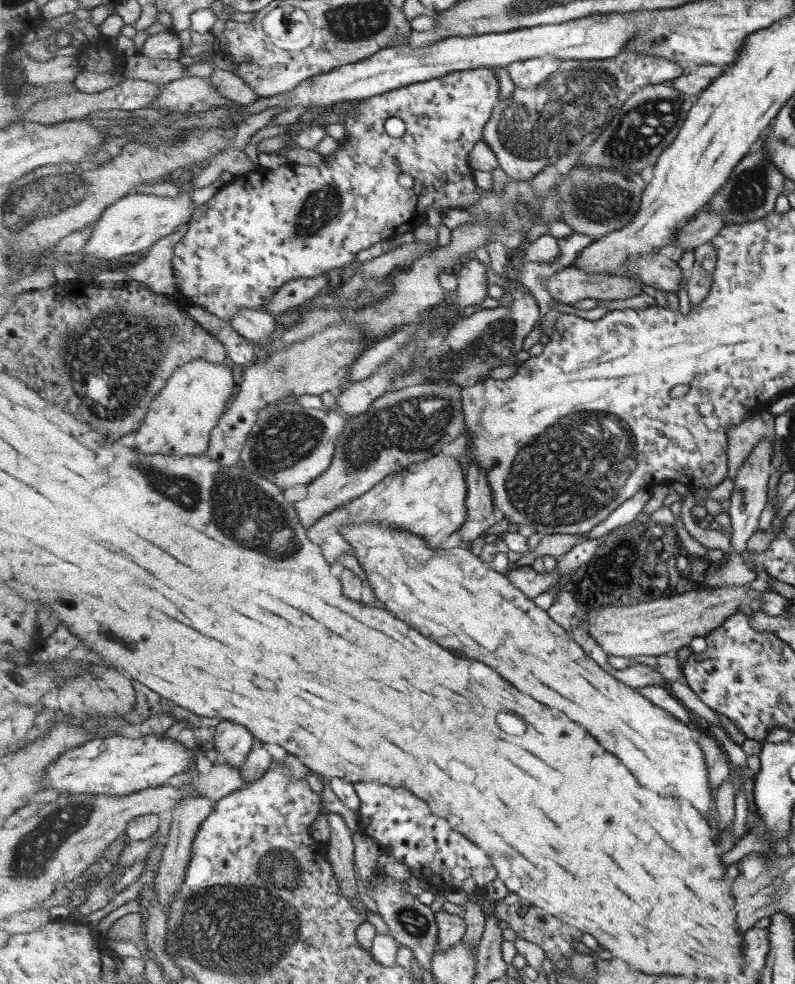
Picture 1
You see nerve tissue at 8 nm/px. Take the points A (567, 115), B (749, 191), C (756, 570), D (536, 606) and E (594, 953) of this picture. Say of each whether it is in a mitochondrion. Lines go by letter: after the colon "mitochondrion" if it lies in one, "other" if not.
A: mitochondrion
B: mitochondrion
C: other
D: other
E: other

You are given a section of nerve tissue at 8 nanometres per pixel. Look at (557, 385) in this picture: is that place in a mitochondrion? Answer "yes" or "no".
no

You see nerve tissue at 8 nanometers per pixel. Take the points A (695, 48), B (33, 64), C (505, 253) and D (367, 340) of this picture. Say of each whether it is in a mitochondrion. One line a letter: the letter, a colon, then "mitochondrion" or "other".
A: other
B: other
C: other
D: other

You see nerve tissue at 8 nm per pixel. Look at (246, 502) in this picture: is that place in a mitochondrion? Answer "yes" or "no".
yes

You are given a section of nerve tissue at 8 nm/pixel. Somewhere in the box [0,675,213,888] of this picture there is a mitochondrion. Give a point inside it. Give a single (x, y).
(33, 851)

